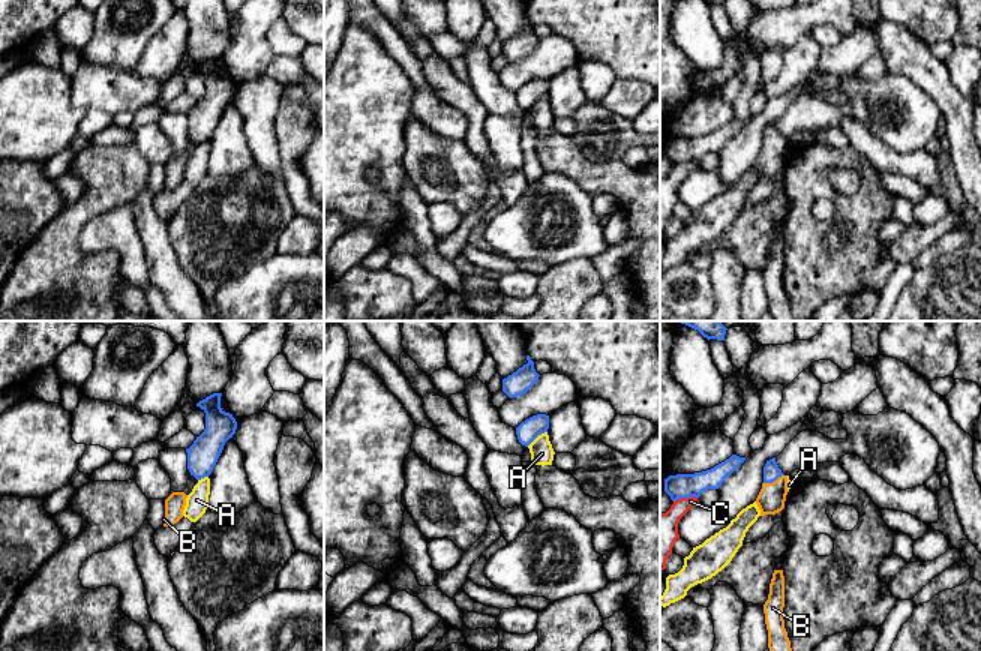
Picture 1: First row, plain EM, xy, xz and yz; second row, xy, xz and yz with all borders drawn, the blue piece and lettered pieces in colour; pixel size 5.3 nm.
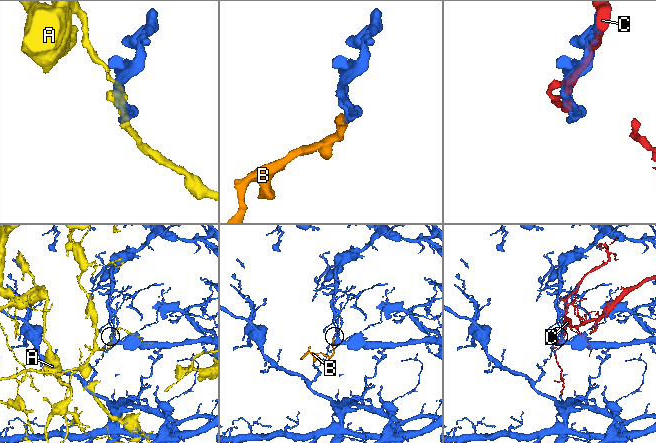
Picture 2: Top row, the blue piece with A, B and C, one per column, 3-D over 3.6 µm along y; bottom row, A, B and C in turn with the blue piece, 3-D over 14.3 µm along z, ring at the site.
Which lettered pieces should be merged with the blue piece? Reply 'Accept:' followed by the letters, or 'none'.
Accept: B

